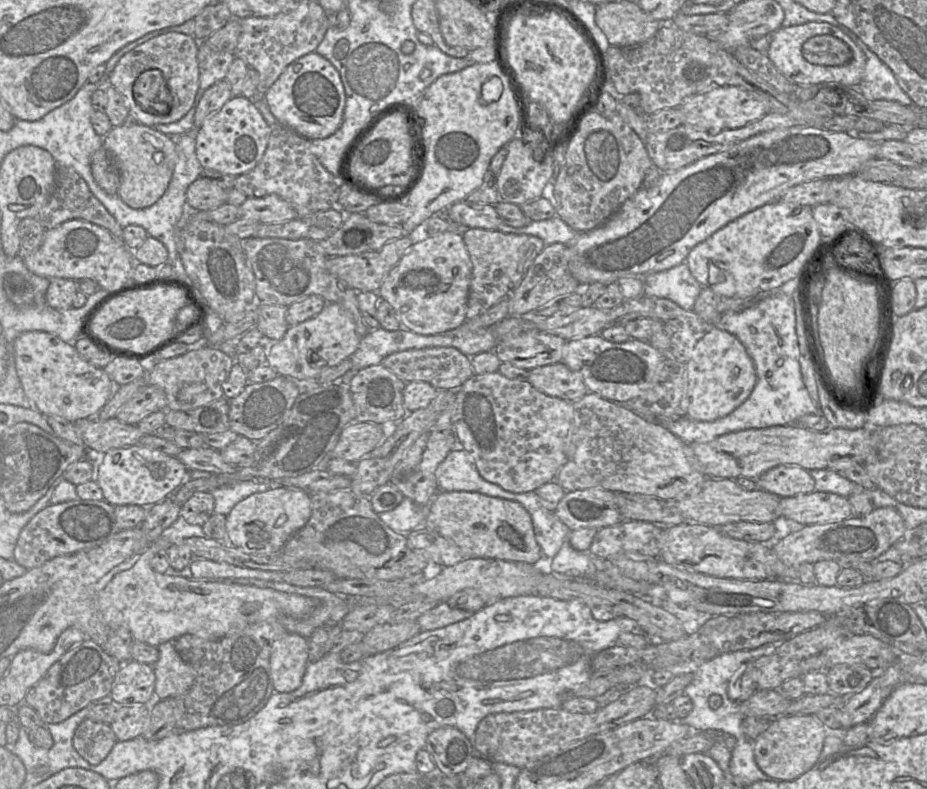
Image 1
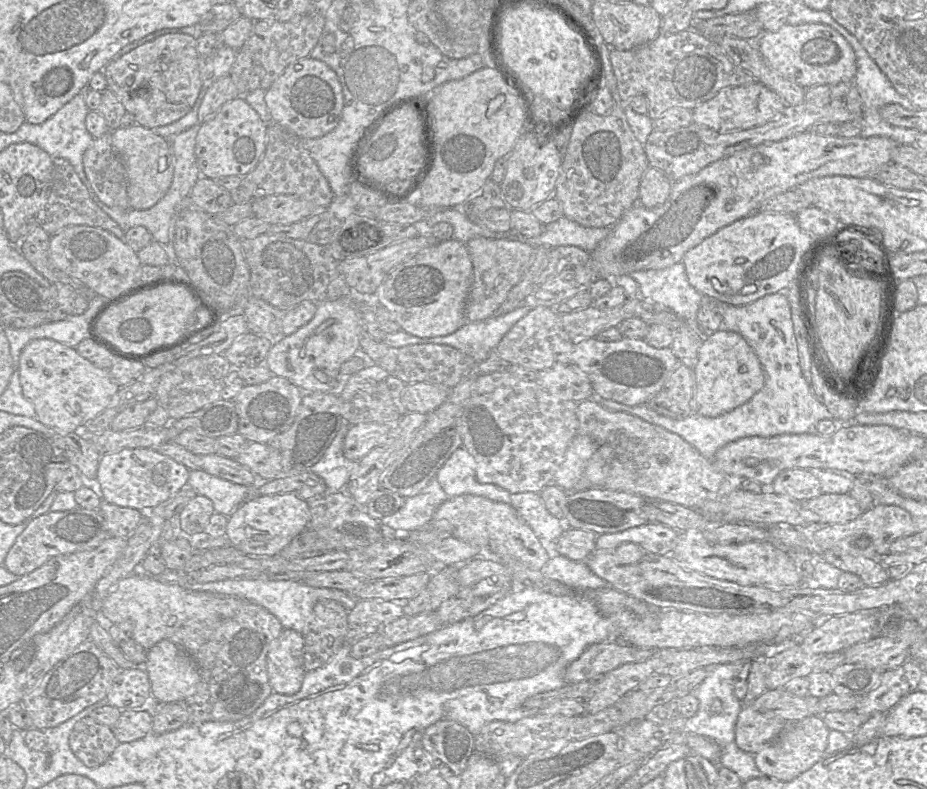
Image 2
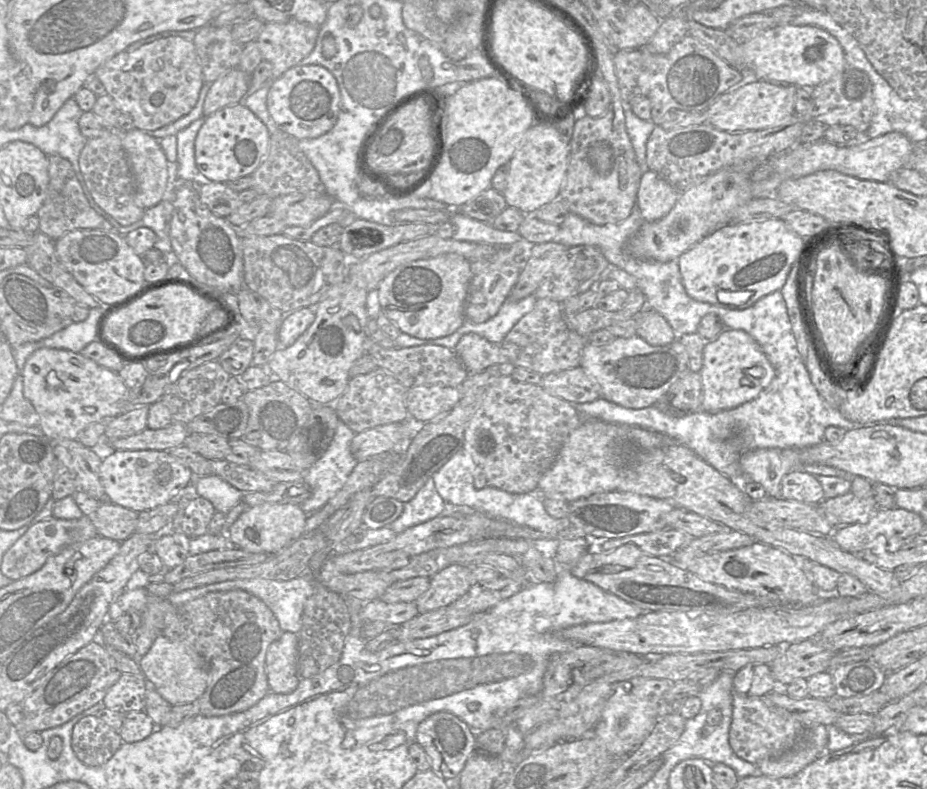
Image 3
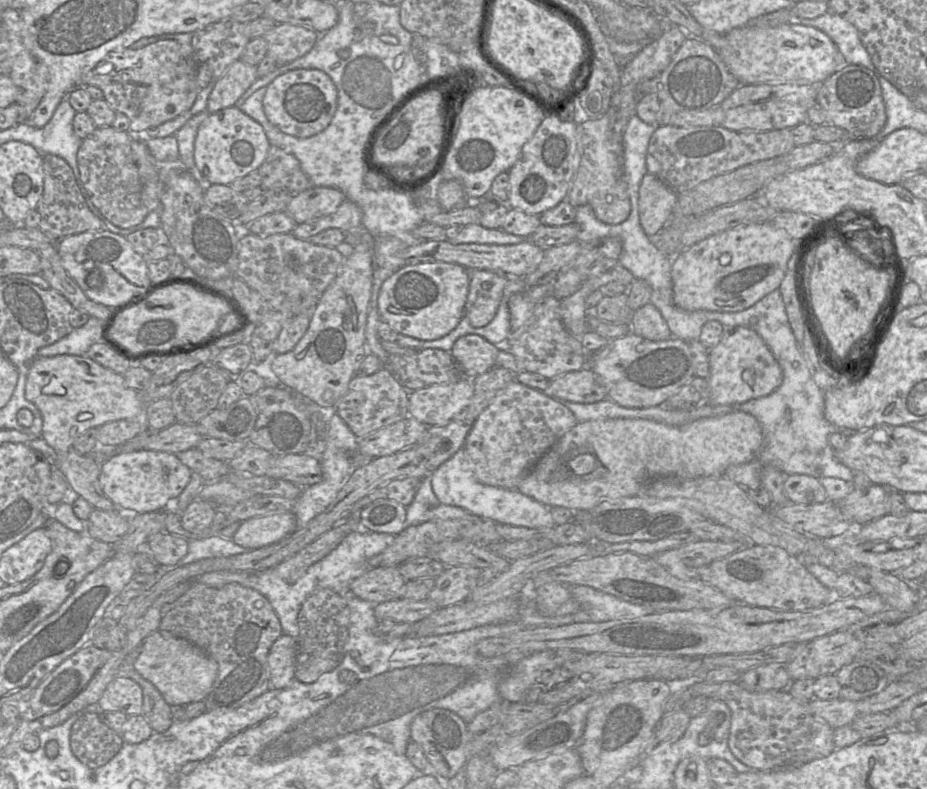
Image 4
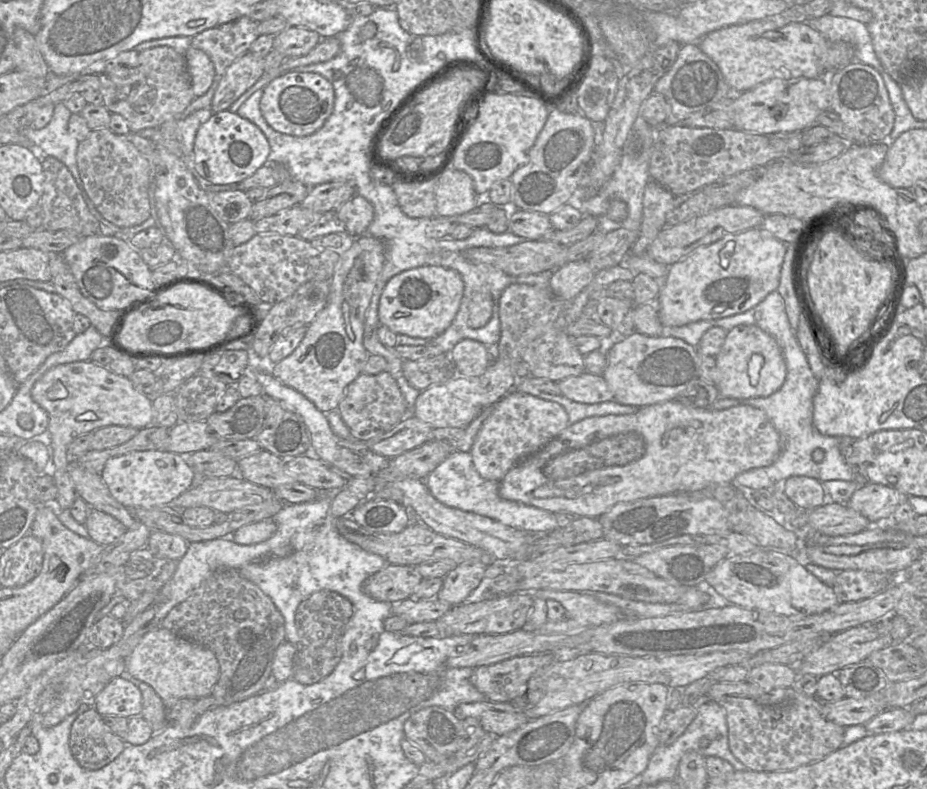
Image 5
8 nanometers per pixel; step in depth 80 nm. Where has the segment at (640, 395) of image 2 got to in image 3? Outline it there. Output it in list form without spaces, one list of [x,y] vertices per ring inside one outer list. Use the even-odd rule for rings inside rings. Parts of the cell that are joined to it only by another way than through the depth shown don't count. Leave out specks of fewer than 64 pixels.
[[[638,335],[616,337],[611,343],[600,346],[586,341],[582,350],[580,367],[598,385],[602,398],[631,409],[642,409],[654,405],[680,375],[689,370],[687,351],[678,339],[664,346],[652,346]]]

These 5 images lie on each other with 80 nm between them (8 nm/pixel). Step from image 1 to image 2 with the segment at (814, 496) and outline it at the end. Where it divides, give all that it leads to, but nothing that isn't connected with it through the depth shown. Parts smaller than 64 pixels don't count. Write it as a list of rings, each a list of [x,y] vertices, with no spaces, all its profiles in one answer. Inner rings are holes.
[[[821,493],[815,498],[801,502],[804,508],[817,515],[819,526],[850,522],[864,512],[849,493]]]

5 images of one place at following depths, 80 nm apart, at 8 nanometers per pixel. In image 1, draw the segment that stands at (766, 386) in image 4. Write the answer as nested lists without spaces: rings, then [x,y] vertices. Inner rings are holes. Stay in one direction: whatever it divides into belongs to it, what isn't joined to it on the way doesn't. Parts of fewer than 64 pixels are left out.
[[[712,326],[699,335],[690,360],[686,363],[687,390],[685,416],[698,421],[715,421],[739,407],[752,393],[757,382],[754,363],[740,340],[721,326]]]

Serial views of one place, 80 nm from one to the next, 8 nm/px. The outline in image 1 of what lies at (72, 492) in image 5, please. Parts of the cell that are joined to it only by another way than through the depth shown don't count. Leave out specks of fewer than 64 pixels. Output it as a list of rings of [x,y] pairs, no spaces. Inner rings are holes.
[[[28,331],[14,341],[16,370],[25,395],[34,408],[45,416],[59,416],[68,421],[93,418],[106,405],[115,391],[115,383],[104,369],[97,368],[82,358],[75,347],[58,336],[43,331]]]

